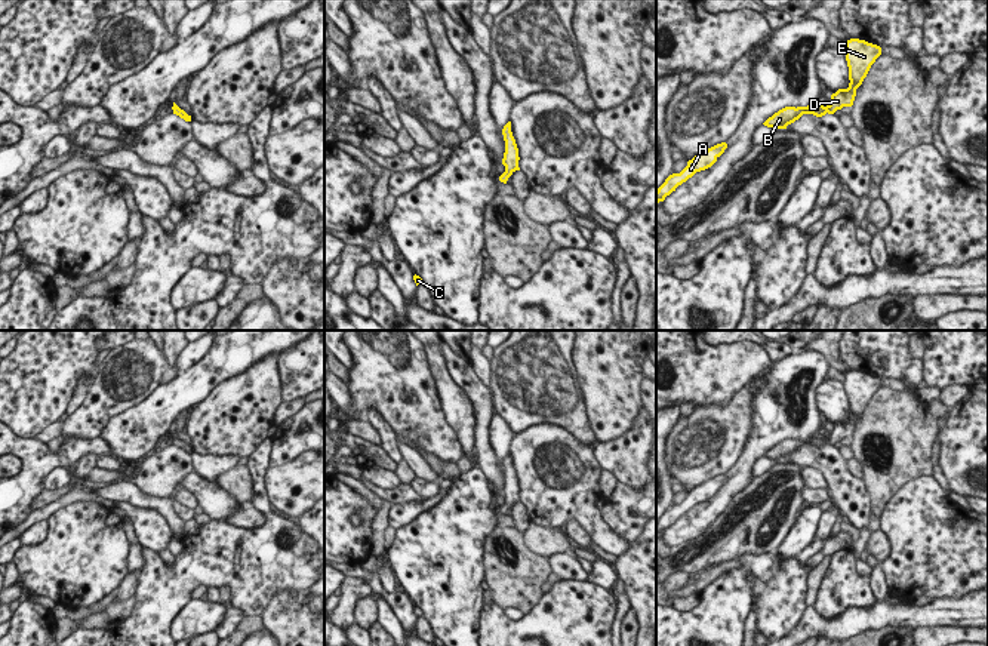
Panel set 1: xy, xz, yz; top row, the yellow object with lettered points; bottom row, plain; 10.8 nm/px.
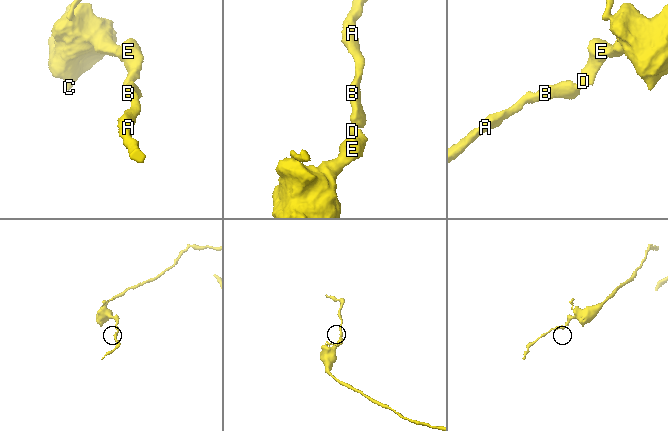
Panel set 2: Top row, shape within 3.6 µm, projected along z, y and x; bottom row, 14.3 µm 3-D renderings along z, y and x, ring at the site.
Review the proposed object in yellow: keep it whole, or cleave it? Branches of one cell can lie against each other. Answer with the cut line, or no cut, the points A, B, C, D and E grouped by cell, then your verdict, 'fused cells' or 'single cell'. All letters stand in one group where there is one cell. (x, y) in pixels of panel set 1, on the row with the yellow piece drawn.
no cut; A B C D E; single cell

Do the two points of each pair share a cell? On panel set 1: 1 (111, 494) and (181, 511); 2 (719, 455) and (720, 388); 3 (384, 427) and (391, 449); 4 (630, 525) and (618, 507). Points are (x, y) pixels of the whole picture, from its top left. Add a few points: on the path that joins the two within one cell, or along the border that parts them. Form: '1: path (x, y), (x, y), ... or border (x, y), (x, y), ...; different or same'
1: border (172, 500), (172, 508), (184, 522); different
2: border (748, 383), (726, 403), (702, 403), (698, 408); different
3: path (387, 433), (388, 443); same
4: path (627, 520), (622, 511); same

